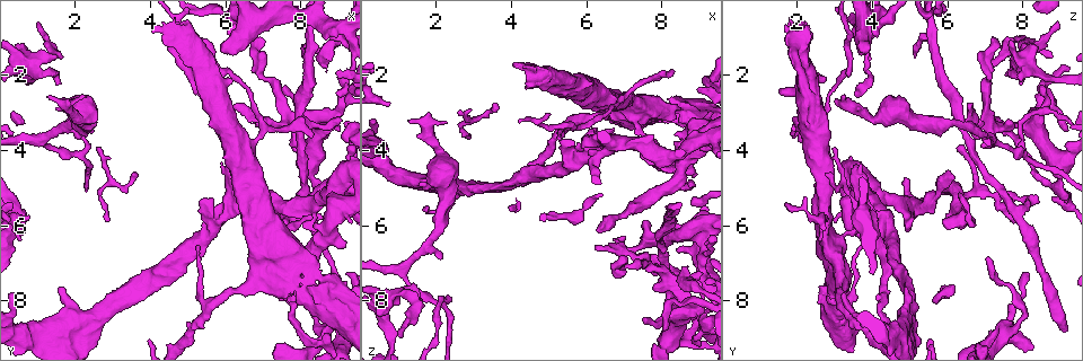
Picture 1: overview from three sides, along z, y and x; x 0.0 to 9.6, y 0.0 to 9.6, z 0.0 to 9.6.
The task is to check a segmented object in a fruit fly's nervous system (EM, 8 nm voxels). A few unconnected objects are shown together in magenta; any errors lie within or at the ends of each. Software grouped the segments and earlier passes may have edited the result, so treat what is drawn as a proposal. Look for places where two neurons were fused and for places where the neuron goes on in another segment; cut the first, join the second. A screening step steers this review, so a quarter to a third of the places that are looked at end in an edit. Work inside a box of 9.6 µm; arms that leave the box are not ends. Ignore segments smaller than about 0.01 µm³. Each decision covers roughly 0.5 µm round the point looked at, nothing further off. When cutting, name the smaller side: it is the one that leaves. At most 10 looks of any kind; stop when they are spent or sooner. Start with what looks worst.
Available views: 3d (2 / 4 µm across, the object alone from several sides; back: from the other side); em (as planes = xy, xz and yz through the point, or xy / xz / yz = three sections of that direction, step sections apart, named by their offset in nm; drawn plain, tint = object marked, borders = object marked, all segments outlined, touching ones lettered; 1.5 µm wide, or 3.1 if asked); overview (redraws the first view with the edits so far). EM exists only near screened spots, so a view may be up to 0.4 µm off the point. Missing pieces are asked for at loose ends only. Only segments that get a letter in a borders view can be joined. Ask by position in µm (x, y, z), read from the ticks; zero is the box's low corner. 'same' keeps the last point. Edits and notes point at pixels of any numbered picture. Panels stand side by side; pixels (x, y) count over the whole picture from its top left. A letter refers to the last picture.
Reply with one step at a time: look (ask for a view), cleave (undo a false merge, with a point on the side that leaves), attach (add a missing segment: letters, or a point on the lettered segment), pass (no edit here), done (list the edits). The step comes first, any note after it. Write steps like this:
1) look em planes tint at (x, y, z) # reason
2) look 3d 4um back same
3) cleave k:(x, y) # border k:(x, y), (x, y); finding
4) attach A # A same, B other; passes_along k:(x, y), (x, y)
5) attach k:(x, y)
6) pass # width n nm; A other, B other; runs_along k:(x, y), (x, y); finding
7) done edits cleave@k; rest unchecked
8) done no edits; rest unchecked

look em planes borders at (8.80, 7.80, 3.10) # narrows sharply

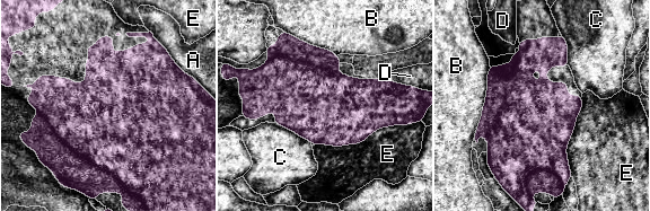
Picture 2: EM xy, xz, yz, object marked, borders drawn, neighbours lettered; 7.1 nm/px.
pass # A other, B other, C other, D other, E other; border 2:(421, 121), (314, 146); all the same neuron

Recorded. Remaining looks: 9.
look 3d 2um at (8.05, 1.50, 8.85) # an open end

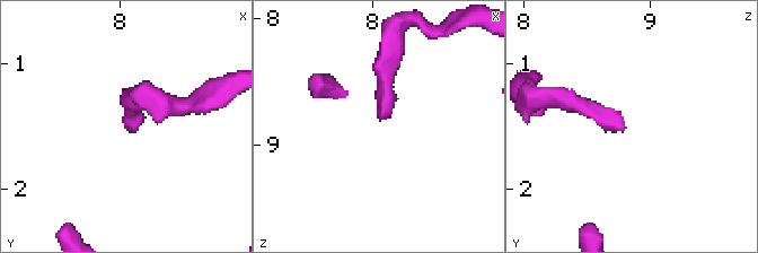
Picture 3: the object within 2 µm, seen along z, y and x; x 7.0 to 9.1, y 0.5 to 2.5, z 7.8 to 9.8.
look em planes borders at (8.10, 1.52, 8.80) # now the EM

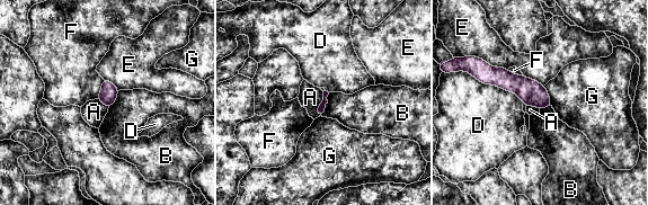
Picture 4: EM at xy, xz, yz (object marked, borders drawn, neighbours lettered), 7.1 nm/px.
pass # A other, B other, D other, E other, F other, G other; runs_along 4:(488, 81), (517, 83), (548, 104); no lettered segment goes on from it

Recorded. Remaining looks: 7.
look em yz step 8 borders at (1.40, 1.30, 8.25) # abrupt turn

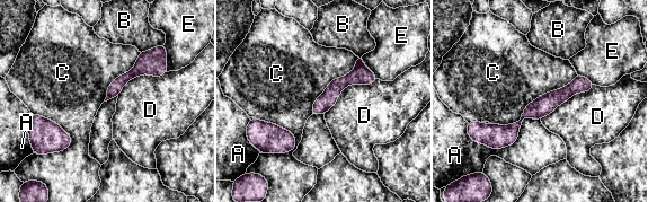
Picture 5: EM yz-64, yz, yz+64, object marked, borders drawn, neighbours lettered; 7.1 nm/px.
pass # width 120 nm; A other, B other, C other, D other, E other; runs_along 5:(588, 84), (529, 112), (511, 131), (478, 128); one neuron here

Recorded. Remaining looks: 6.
look 3d 4um back at (8.20, 5.50, 5.00)

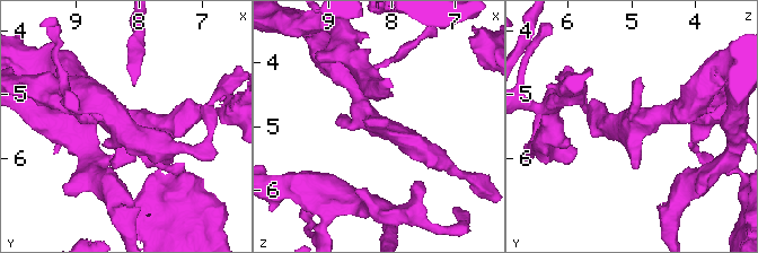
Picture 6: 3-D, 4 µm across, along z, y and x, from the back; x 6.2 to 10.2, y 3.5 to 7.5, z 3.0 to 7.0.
look em planes borders at (8.15, 5.45, 5.05) # now the EM

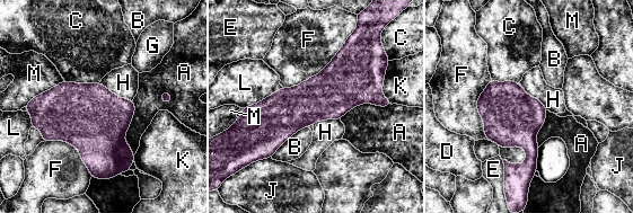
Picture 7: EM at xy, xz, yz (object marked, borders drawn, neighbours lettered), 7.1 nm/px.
pass # longest_contact F 600 nm; A other, B other, C other, D other, E other, F other, G other, H other, J other, K other, L other, M other; one neuron here

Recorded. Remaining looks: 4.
done no edits; rest unchecked

